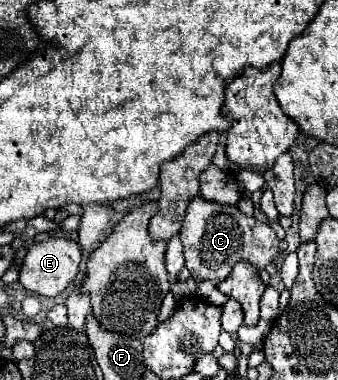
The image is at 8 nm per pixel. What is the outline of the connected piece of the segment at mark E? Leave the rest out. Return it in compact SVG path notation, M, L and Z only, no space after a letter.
M46 238L42 242L36 242L28 248L28 254L24 258L18 280L24 286L24 290L28 290L28 292L54 298L60 292L64 292L64 288L68 288L68 284L76 278L78 264L80 264L80 254L82 252L80 252L80 246L78 246L76 240Z

